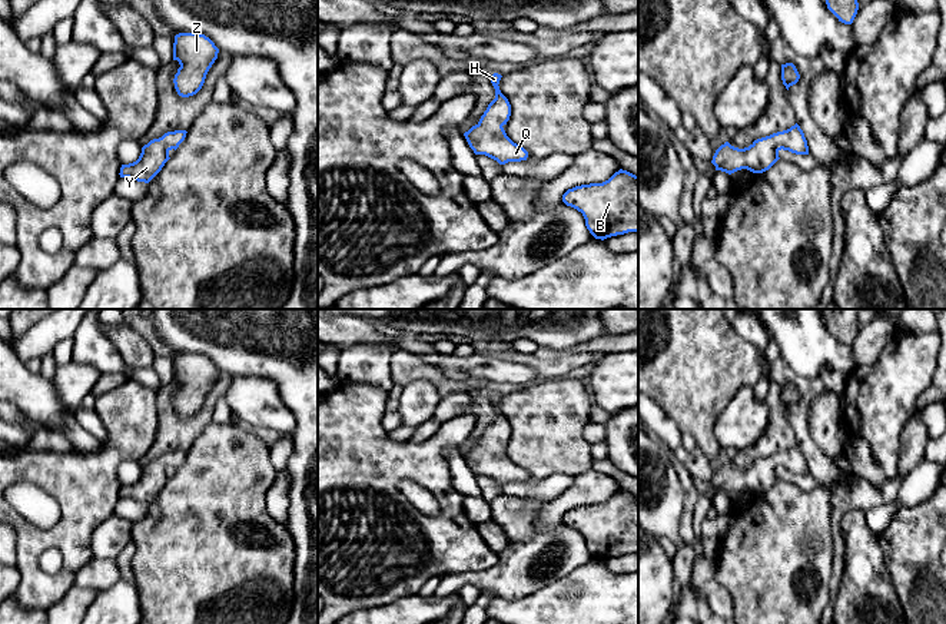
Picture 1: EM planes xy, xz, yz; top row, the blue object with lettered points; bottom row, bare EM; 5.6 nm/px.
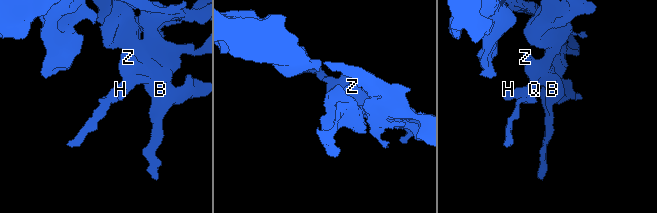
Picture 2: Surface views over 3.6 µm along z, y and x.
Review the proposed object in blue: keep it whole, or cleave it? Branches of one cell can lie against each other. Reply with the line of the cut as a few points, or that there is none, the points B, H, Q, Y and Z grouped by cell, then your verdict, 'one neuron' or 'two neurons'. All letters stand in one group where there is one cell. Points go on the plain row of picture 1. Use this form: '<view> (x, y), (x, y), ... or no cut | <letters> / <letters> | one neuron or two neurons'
no cut | B H Q Y Z | one neuron

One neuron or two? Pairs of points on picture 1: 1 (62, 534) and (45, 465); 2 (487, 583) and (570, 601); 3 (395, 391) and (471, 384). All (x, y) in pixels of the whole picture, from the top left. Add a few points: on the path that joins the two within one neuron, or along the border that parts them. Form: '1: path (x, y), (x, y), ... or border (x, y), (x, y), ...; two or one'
1: path (69, 517), (69, 490), (62, 483); one
2: border (564, 577), (527, 596), (501, 598); two
3: border (394, 381), (402, 387); two

